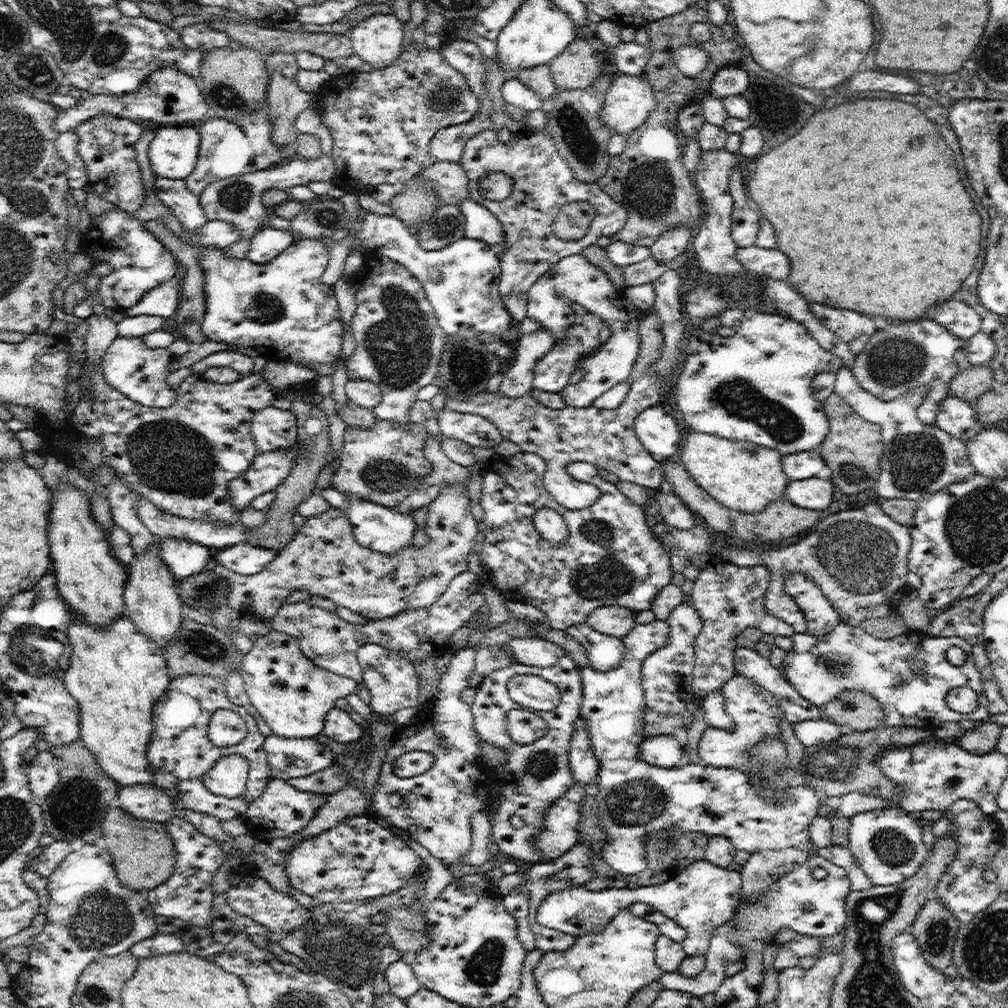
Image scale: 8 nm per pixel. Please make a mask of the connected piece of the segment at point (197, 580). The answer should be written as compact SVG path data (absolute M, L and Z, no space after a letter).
M213 560L194 576L178 579L179 597L182 598L182 602L201 613L210 614L227 603L229 581L213 579L214 563Z

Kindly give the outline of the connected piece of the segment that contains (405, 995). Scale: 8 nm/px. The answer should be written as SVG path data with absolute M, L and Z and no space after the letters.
M402 958L384 970L384 978L389 986L389 992L405 1001L422 987L414 975L413 968Z

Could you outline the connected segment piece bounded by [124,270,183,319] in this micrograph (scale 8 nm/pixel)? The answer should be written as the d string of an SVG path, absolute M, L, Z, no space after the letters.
M183 270L169 281L163 282L153 289L146 291L136 306L124 310L126 317L149 314L173 319L178 306L178 297L183 283Z

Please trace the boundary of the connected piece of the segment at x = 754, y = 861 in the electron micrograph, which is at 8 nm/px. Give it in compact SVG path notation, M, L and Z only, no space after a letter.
M786 848L786 850L766 850L751 854L742 868L742 893L741 898L756 901L763 896L764 891L780 879L784 873L796 869L804 862L812 859L813 854L808 854L800 848Z

